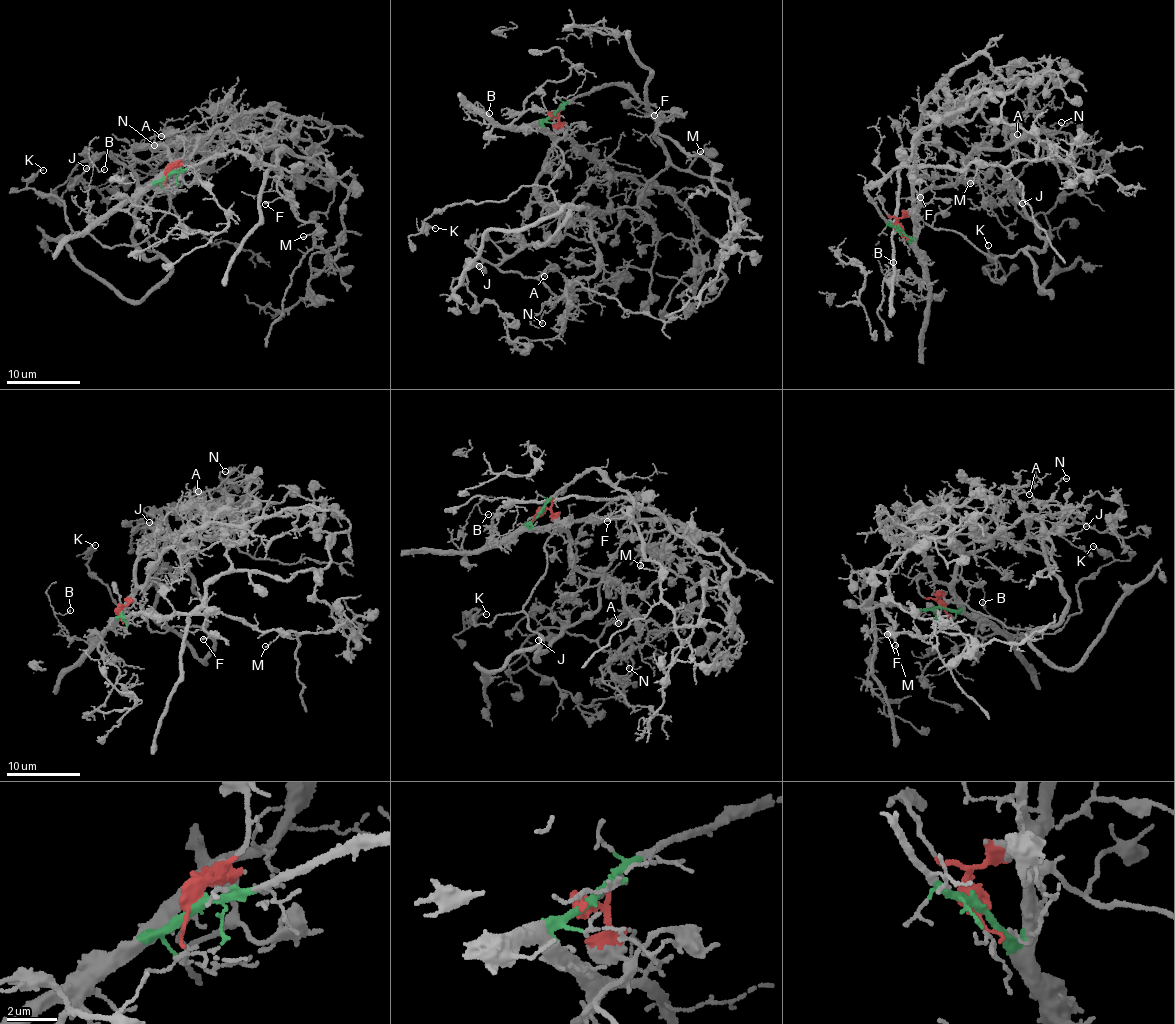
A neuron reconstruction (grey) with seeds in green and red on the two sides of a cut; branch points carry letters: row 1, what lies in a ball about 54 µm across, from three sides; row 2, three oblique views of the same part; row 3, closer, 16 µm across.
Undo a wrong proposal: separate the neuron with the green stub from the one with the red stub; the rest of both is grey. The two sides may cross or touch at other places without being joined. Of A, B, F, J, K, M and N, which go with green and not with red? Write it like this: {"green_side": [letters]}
{"green_side": ["B", "F", "M"]}

